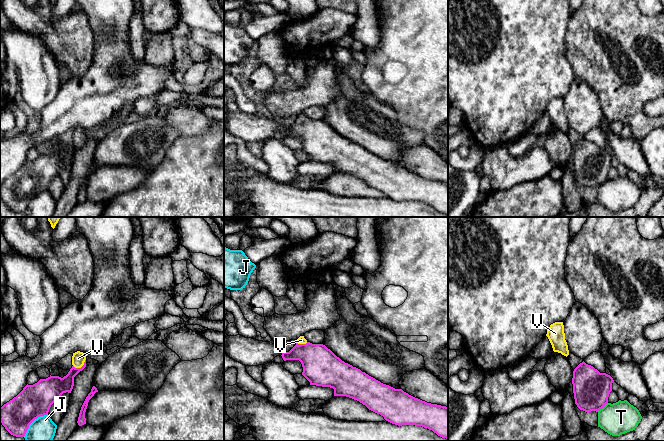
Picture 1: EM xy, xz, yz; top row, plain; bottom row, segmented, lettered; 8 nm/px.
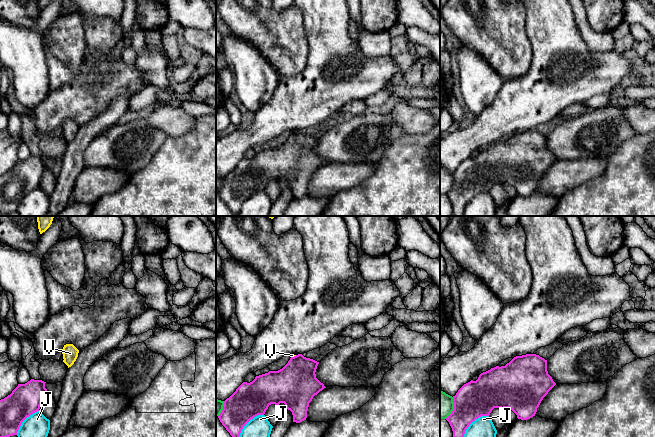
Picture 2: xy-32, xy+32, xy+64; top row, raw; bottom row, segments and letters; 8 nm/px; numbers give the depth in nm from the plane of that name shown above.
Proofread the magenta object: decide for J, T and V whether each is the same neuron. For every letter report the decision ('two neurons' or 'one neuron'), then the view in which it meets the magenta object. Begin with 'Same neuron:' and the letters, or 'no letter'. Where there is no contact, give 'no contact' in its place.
Same neuron: V
J: two neurons; meets magenta in xy
T: two neurons; meets magenta in yz
V: one neuron; meets magenta in xy

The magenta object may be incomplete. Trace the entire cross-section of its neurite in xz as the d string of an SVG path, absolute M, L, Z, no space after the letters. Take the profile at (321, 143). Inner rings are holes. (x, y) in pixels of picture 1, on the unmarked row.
M300 112L296 118L289 128L283 128L281 132L284 137L299 136L303 143L302 151L310 158L310 161L333 164L334 172L346 172L357 176L392 200L422 202L448 215L448 183L427 179L402 165L395 165L381 159L360 145L342 137L323 120L312 120L304 112Z

